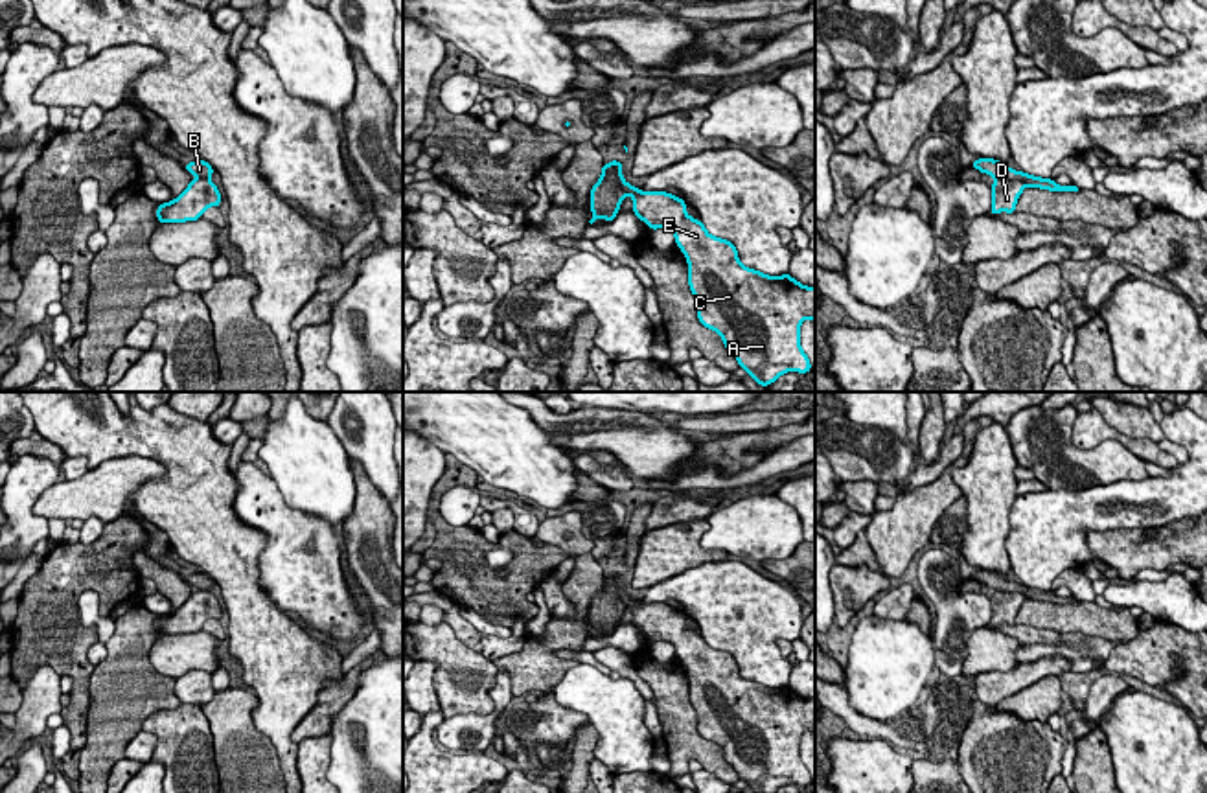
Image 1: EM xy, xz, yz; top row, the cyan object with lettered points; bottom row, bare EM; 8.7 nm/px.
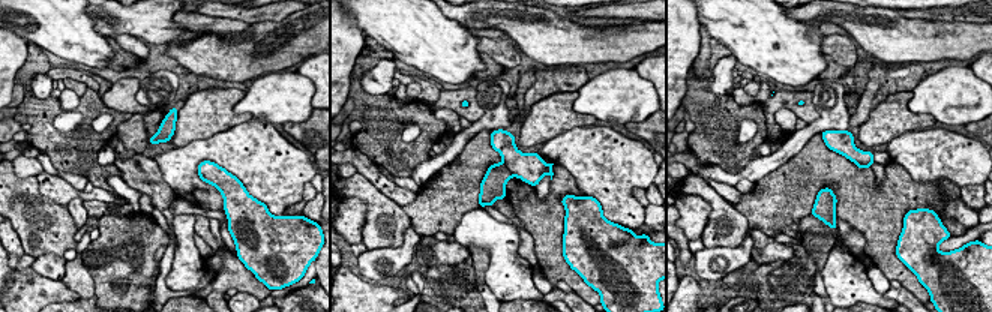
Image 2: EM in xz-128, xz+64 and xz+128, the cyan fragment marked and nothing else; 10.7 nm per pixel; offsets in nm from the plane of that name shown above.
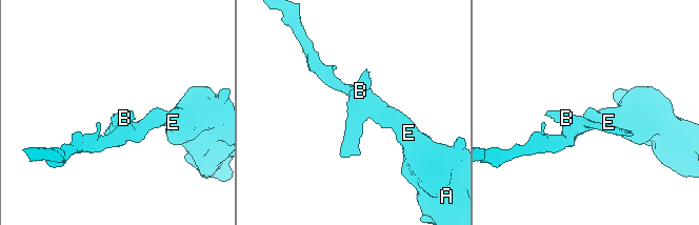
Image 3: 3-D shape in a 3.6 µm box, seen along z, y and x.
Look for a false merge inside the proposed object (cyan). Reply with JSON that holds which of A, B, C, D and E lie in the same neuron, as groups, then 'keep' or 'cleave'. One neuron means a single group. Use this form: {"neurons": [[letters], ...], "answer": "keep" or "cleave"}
{"neurons": [["A", "C", "D", "E"], ["B"]], "answer": "cleave"}

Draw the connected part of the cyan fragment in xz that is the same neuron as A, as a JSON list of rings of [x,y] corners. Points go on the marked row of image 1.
[[[611,160],[602,166],[604,173],[616,173],[616,184],[624,195],[633,199],[633,213],[649,230],[668,228],[675,236],[675,245],[688,263],[688,285],[697,302],[697,320],[716,331],[738,364],[764,388],[782,374],[811,372],[808,355],[800,348],[800,324],[806,318],[815,322],[815,287],[799,283],[787,274],[767,276],[743,267],[736,247],[707,232],[705,224],[686,213],[686,202],[666,191],[640,191],[622,177],[622,162]]]

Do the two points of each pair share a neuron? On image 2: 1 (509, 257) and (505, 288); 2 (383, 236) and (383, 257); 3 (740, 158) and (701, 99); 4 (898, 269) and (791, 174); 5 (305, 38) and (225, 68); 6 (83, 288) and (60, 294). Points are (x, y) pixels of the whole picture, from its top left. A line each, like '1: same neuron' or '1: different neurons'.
1: same neuron
2: different neurons
3: same neuron
4: same neuron
5: same neuron
6: different neurons

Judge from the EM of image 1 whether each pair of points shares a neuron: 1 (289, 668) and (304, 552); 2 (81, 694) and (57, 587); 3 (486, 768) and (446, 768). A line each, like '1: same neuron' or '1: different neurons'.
1: different neurons
2: same neuron
3: same neuron

